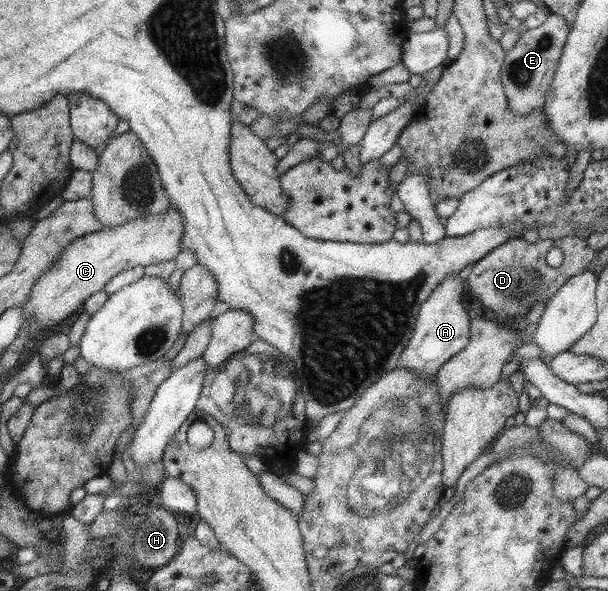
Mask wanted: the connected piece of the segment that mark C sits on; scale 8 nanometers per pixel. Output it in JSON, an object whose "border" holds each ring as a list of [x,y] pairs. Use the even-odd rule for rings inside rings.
{"border":[[[169,202],[167,210],[161,214],[127,220],[115,228],[101,228],[71,241],[59,253],[55,263],[51,263],[51,267],[47,267],[47,271],[33,284],[27,301],[21,305],[23,325],[25,322],[31,324],[25,331],[27,339],[33,338],[39,330],[59,324],[75,310],[82,309],[83,301],[94,292],[103,290],[117,272],[174,259],[181,250],[181,233],[181,214]]]}

